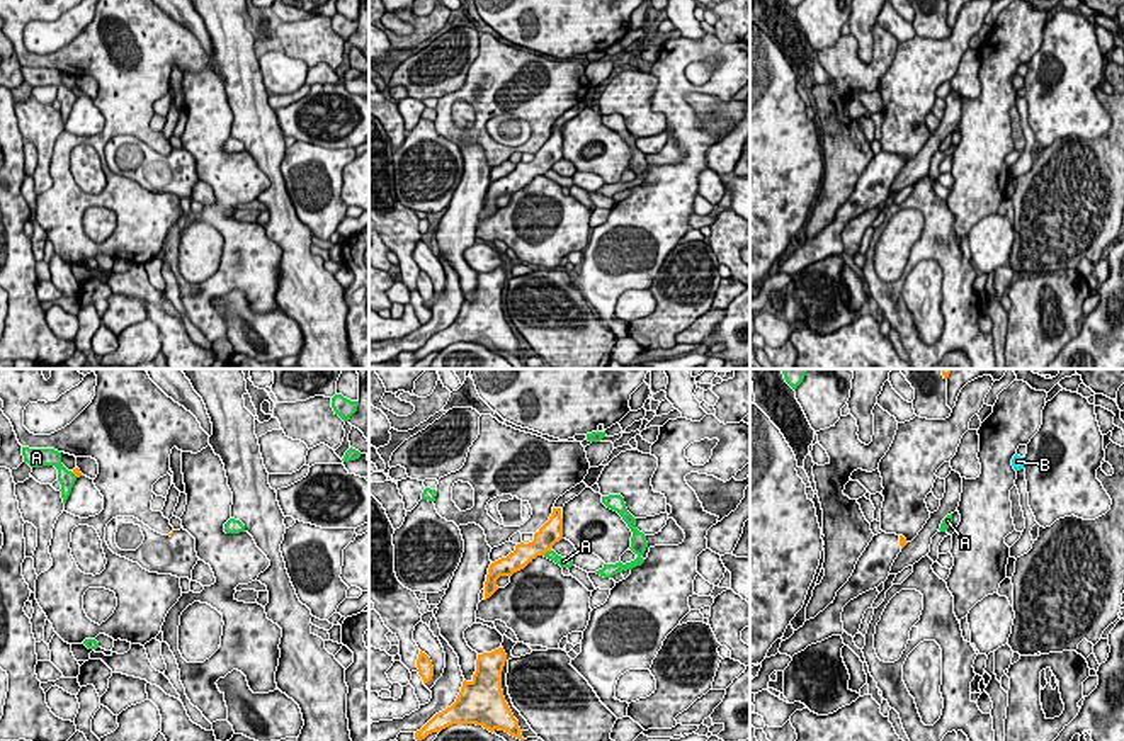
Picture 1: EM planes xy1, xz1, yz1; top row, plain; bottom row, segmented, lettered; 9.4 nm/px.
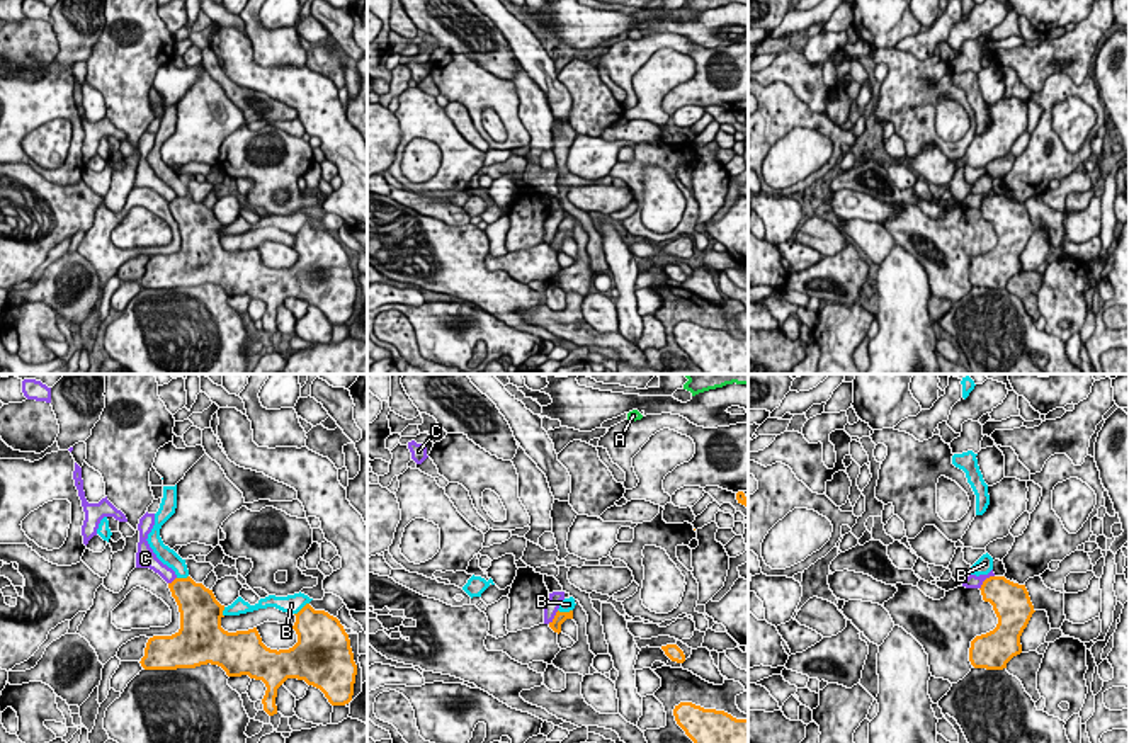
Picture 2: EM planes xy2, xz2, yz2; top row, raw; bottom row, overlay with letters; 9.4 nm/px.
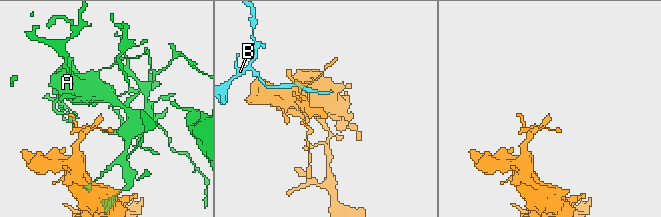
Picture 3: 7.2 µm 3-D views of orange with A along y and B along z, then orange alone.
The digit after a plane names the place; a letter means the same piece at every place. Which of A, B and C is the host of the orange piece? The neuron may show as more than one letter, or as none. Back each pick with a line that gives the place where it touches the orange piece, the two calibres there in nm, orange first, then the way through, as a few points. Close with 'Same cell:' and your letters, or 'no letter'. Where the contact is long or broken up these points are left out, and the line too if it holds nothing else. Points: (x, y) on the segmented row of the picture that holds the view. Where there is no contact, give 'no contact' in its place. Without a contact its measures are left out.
Same cell: no letter

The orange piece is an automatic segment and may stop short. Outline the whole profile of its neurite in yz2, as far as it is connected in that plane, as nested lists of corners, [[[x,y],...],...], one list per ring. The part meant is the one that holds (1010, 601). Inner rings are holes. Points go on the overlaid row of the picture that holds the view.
[[[1005,576],[986,578],[979,590],[983,600],[993,605],[998,624],[971,641],[969,661],[974,668],[1003,670],[1022,653],[1020,636],[1035,610],[1025,585]]]

